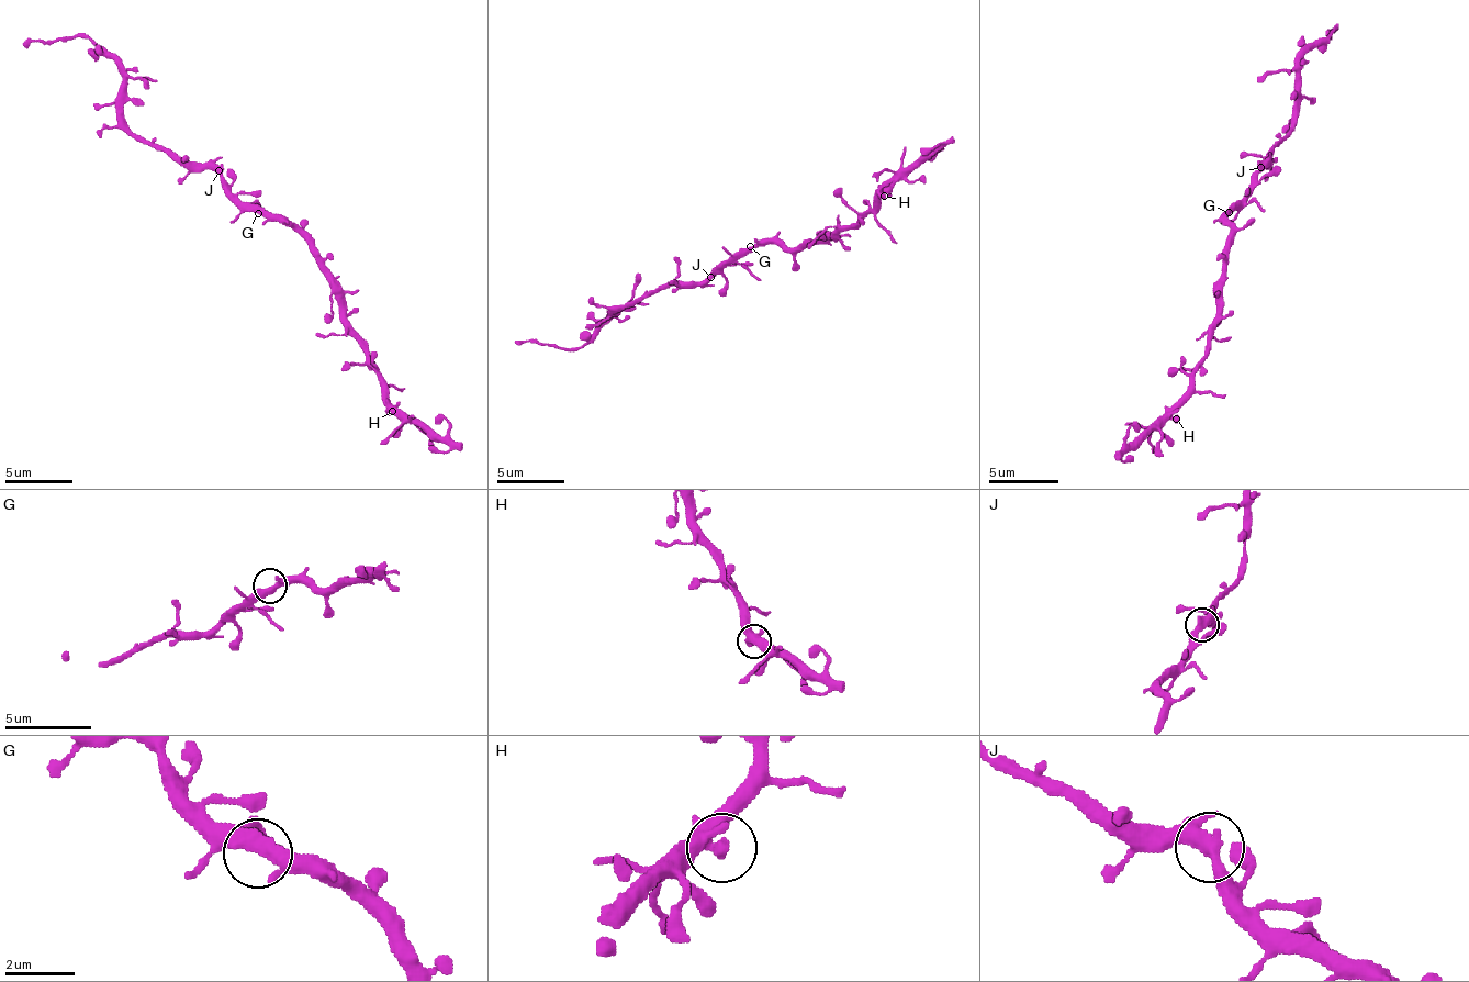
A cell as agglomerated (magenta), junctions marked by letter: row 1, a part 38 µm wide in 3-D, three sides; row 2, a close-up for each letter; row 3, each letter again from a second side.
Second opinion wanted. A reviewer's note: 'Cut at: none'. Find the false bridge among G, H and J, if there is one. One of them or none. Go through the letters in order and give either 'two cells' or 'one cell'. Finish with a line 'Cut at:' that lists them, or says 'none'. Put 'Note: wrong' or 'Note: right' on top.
Note: right
G: one cell
H: one cell
J: one cell
Cut at: none

